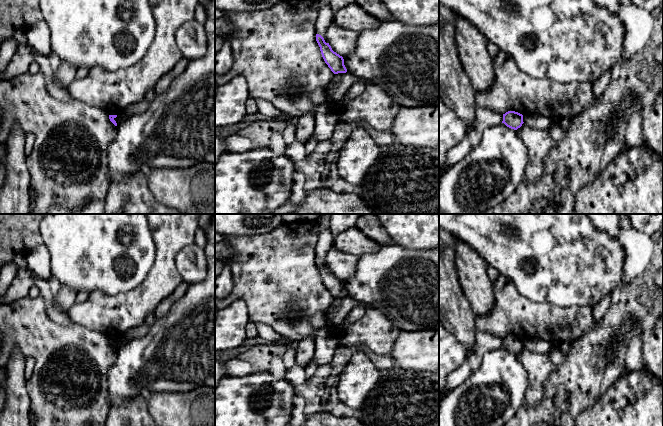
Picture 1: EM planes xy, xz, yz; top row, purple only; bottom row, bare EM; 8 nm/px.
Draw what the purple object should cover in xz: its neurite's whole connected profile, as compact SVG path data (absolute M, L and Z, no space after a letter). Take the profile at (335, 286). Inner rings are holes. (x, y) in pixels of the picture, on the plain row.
M316 258L316 265L320 271L322 281L331 295L334 298L346 297L347 293L344 289L343 281L334 276L329 267L326 267L321 259Z

